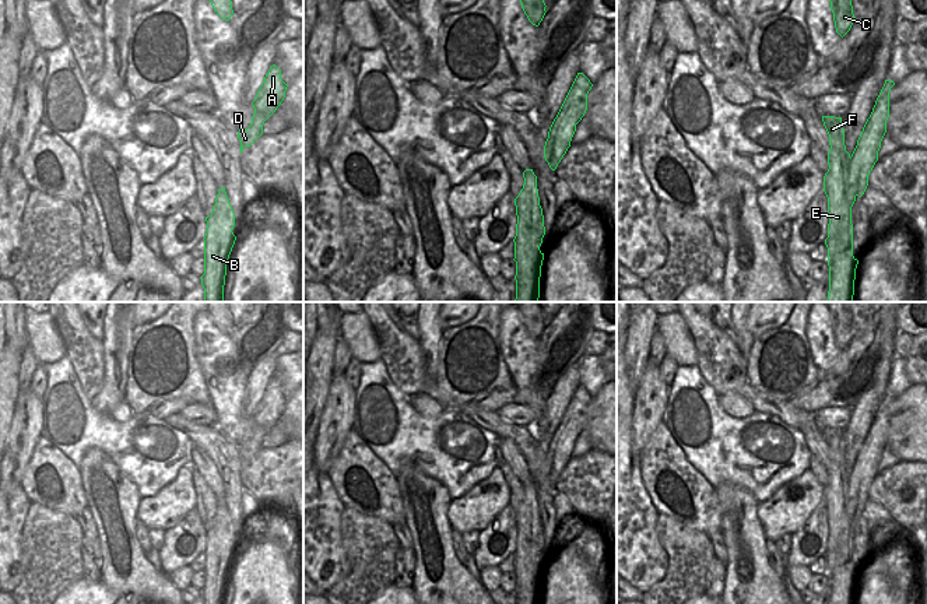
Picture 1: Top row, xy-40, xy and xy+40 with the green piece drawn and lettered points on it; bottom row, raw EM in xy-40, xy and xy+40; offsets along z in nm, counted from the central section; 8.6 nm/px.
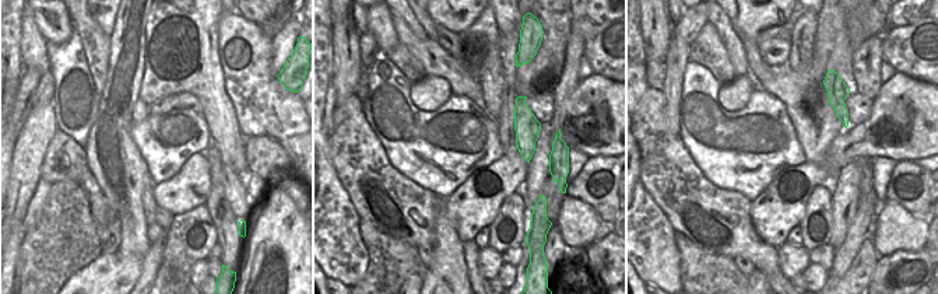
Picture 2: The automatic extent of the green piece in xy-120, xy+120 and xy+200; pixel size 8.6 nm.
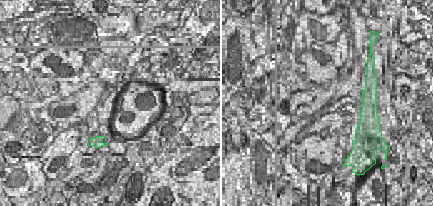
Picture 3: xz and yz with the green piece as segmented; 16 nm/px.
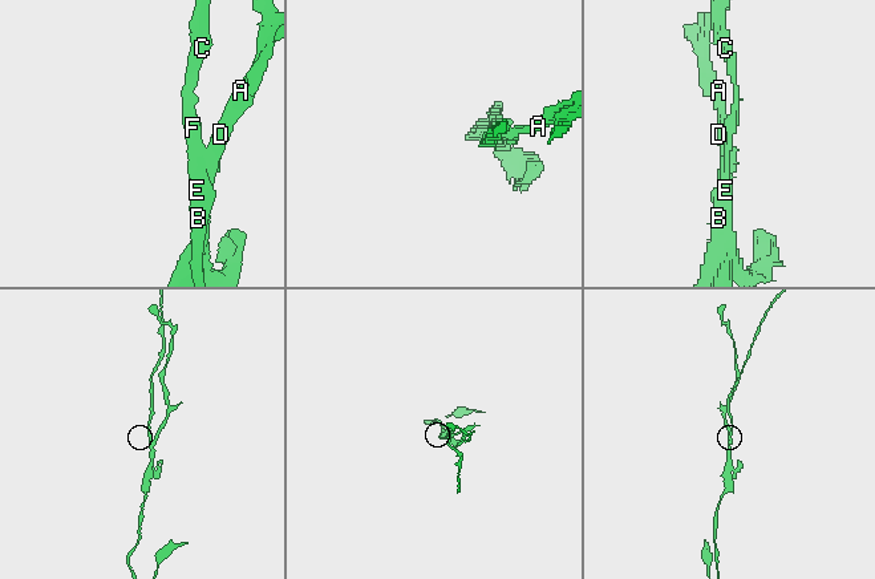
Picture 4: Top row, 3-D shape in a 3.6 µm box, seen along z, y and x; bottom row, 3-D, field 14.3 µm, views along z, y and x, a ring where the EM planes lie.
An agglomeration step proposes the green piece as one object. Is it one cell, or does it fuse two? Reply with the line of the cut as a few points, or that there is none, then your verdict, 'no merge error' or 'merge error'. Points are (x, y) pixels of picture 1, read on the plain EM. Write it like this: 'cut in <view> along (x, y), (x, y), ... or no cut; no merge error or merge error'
cut in xy+40 along (852, 470), (842, 494), (843, 518), (838, 523); merge error

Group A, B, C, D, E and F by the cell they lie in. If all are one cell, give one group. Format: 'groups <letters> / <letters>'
groups A B D E / C F

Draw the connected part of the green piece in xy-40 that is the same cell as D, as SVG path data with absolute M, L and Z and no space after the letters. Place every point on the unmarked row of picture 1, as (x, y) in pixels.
M273 378L252 415L254 426L250 439L238 445L240 467L245 460L250 460L263 447L263 438L284 414L287 400L288 397L281 391L281 383Z

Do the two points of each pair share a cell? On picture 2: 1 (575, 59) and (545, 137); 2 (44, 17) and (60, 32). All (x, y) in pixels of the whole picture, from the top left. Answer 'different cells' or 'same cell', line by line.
1: same cell
2: same cell

